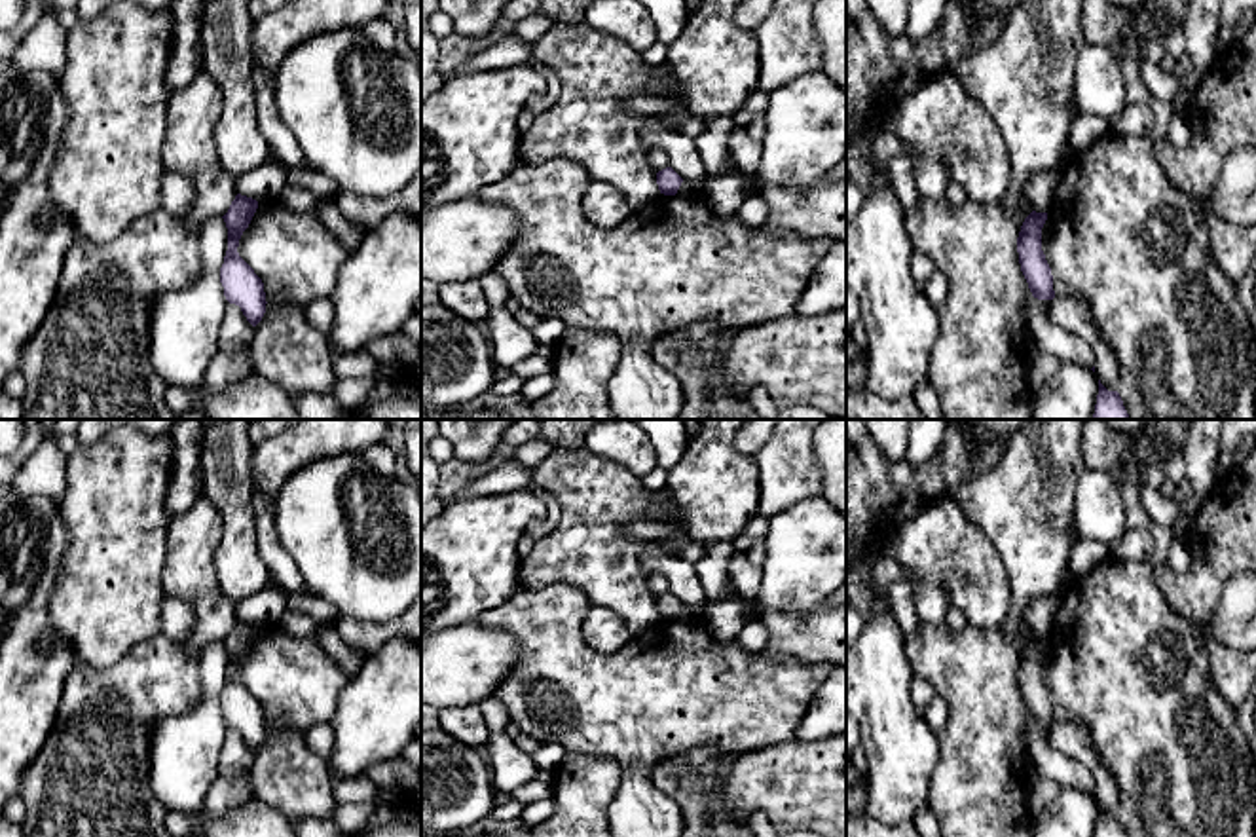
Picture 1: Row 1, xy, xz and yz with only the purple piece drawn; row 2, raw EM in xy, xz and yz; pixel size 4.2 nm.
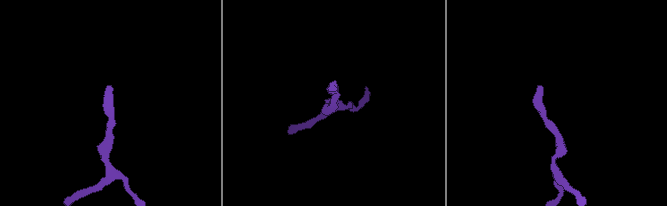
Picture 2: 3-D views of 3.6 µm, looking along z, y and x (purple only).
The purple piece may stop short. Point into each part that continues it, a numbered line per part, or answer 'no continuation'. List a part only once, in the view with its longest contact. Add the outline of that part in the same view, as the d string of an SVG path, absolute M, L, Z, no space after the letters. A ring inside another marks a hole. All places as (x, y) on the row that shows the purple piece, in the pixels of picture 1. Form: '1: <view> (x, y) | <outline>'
no continuation

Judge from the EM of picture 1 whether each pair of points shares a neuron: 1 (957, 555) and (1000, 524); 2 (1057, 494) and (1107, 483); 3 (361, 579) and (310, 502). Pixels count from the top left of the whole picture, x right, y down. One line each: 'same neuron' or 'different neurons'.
1: different neurons
2: different neurons
3: same neuron

